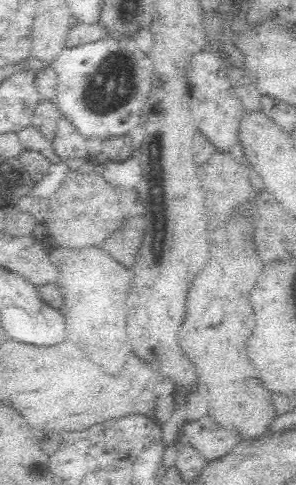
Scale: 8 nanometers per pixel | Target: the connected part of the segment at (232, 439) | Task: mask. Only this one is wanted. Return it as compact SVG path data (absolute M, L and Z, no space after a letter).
M202 416L198 420L188 420L180 432L186 434L188 442L196 448L212 448L212 450L198 450L204 458L216 460L224 454L230 454L236 444L242 442L240 430L230 428L226 430L211 416Z

